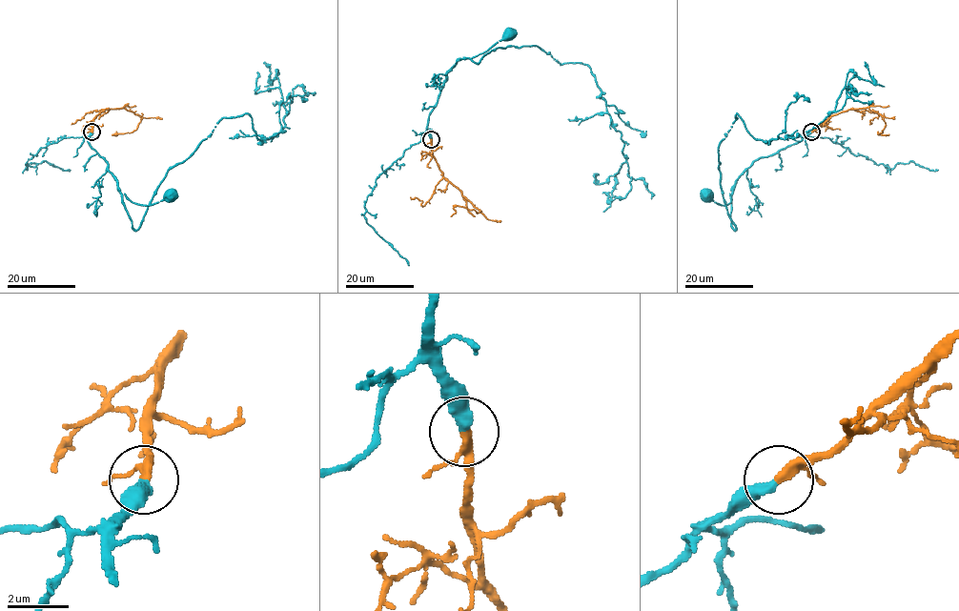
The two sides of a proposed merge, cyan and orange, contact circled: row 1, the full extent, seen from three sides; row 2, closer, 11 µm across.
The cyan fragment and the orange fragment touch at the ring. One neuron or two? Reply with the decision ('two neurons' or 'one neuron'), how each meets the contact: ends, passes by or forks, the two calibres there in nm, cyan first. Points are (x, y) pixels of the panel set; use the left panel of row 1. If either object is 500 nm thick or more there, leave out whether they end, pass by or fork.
one neuron; cyan ends there; orange passes by; 400 nm thick on the cyan side, 220 nm on the other

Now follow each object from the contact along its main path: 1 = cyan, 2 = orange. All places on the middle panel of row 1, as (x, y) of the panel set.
1: (431, 139), (428, 116), (446, 73), (459, 59), (479, 63), (496, 42), (509, 35)
2: (431, 139), (433, 156), (439, 171), (480, 211), (455, 206), (456, 212), (450, 216)

